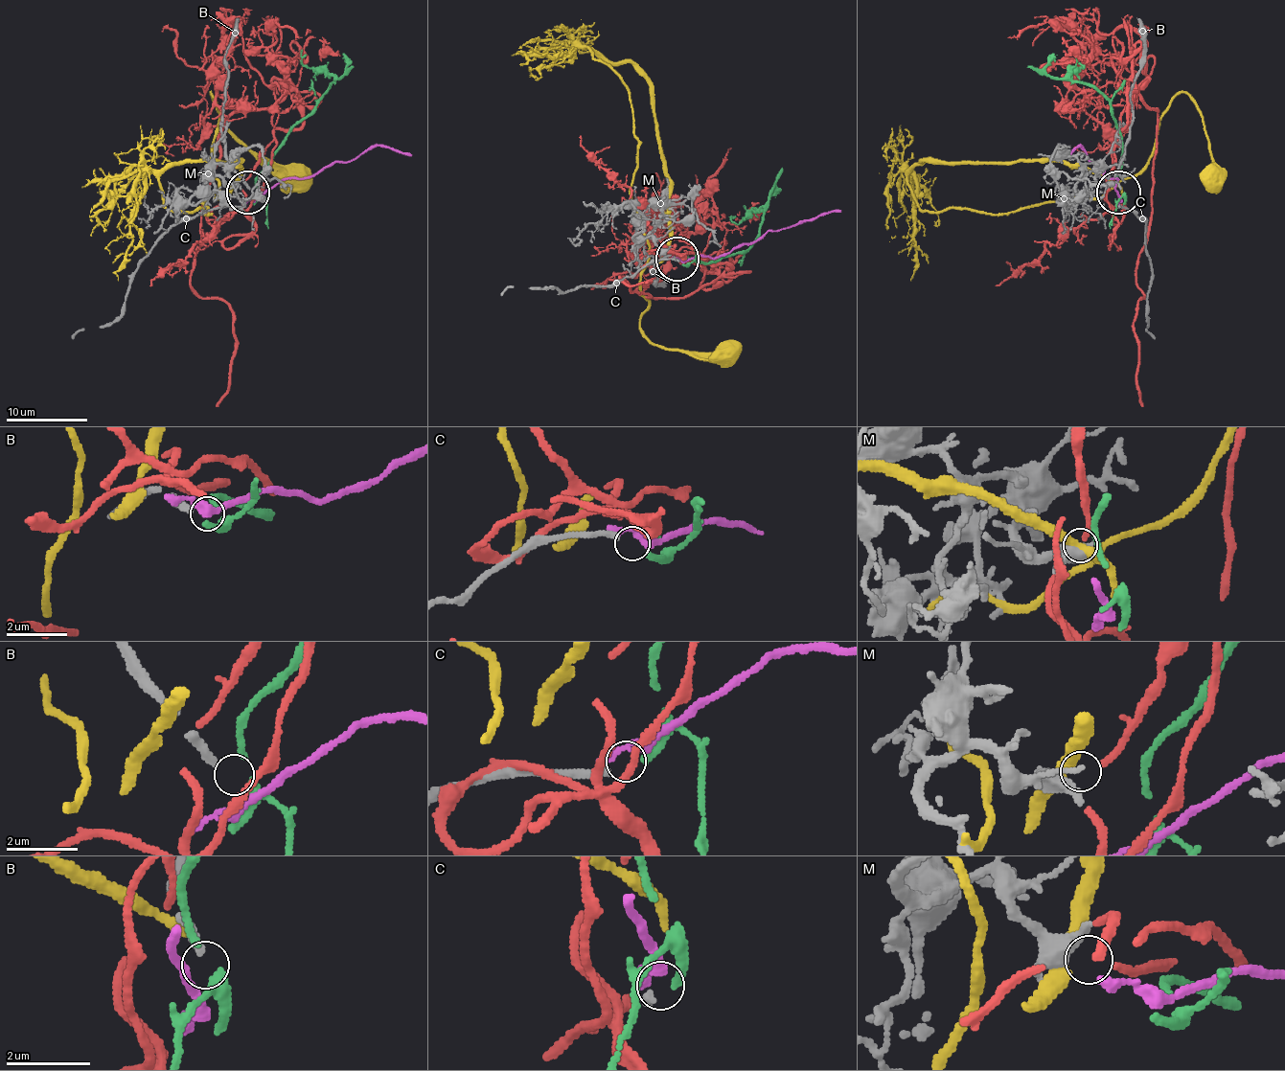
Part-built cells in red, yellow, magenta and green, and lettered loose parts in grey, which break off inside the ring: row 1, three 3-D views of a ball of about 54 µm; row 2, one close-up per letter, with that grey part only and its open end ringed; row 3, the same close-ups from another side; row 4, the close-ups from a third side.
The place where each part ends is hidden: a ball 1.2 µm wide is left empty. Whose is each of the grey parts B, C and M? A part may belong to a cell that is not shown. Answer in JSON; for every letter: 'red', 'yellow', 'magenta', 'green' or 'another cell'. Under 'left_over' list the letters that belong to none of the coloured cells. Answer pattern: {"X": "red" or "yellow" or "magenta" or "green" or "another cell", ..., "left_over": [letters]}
{"B": "another cell", "C": "green", "M": "red", "left_over": ["B"]}

